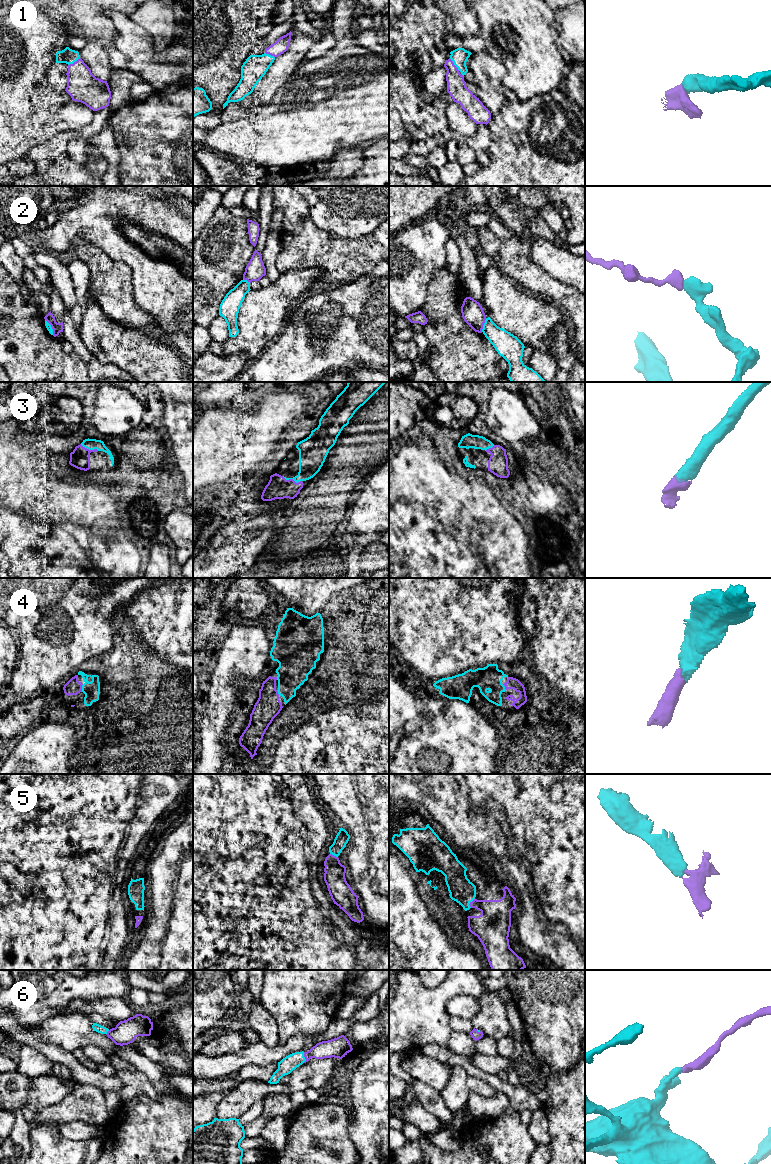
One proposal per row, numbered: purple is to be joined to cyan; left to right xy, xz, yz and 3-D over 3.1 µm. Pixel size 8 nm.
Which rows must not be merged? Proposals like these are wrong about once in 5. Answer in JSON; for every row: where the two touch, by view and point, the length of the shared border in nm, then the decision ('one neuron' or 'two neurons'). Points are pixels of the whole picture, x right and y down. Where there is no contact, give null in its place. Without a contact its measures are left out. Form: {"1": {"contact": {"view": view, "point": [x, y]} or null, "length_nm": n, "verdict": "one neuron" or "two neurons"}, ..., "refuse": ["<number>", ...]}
{"1": {"contact": {"view": "yz", "point": [454, 64]}, "length_nm": 130, "verdict": "one neuron"}, "2": {"contact": {"view": "xy", "point": [51, 327]}, "length_nm": 140, "verdict": "two neurons"}, "3": {"contact": {"view": "xz", "point": [292, 478]}, "length_nm": 170, "verdict": "one neuron"}, "4": {"contact": {"view": "xy", "point": [82, 688]}, "length_nm": 70, "verdict": "one neuron"}, "5": {"contact": {"view": "yz", "point": [469, 903]}, "length_nm": 90, "verdict": "one neuron"}, "6": {"contact": {"view": "xz", "point": [304, 1057]}, "length_nm": 90, "verdict": "one neuron"}, "refuse": ["2"]}

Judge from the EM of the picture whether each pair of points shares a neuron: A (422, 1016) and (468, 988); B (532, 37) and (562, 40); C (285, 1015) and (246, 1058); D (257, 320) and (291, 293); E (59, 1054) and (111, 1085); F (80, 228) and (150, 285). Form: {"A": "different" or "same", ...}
{"A": "same", "B": "different", "C": "different", "D": "same", "E": "same", "F": "same"}

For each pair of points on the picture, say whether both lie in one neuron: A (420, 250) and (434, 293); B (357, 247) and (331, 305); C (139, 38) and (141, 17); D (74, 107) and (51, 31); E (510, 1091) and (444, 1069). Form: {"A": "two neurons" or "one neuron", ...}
{"A": "two neurons", "B": "two neurons", "C": "two neurons", "D": "two neurons", "E": "two neurons"}

